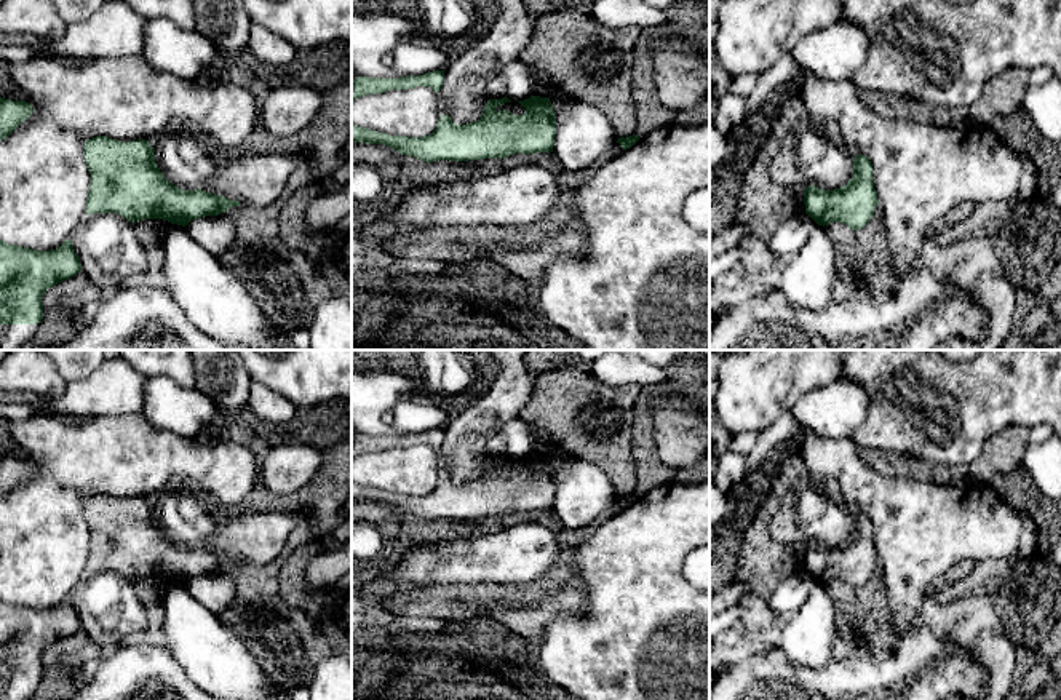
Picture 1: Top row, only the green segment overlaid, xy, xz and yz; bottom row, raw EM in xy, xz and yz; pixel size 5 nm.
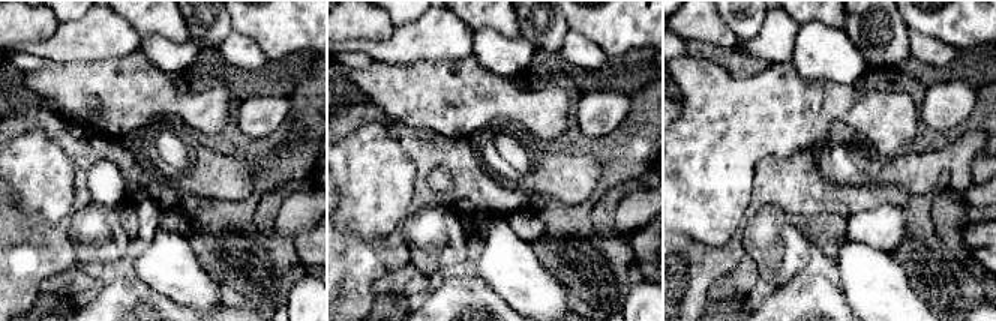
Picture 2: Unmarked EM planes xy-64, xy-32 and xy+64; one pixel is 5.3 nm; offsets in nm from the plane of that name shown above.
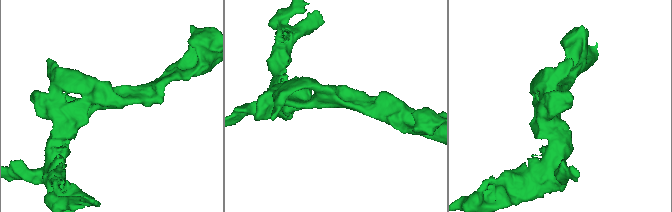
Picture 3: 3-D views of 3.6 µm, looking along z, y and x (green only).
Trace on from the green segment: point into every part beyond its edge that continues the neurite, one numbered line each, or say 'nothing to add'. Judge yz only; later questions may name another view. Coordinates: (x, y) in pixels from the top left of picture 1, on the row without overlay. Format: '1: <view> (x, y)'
nothing to add

